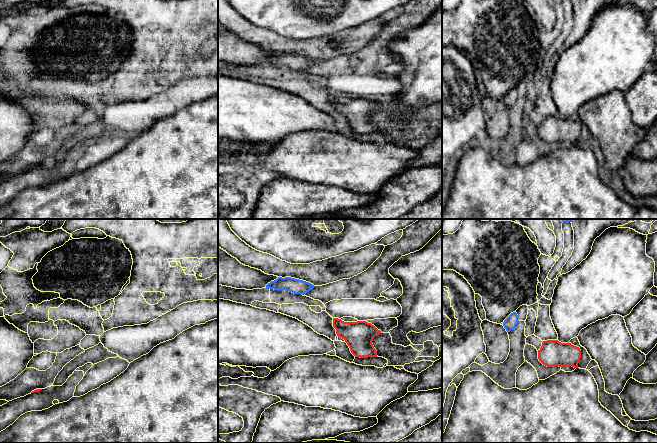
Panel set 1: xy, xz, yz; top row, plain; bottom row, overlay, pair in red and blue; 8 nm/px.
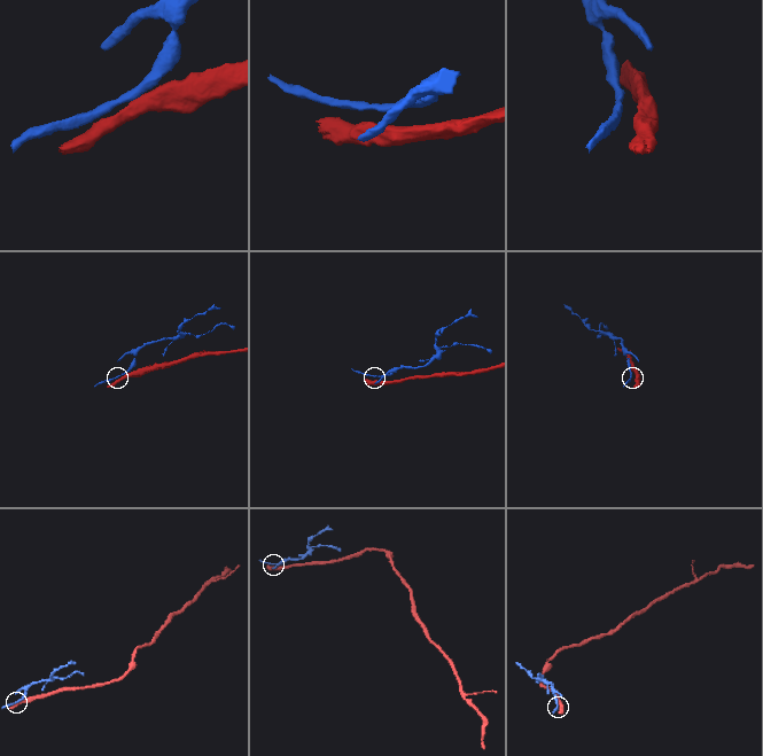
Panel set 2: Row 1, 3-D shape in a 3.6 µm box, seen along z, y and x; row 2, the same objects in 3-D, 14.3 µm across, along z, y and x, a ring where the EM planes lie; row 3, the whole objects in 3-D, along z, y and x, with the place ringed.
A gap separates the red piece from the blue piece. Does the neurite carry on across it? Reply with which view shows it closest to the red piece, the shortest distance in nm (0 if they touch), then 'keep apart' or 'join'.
yz | 260 nm | keep apart

